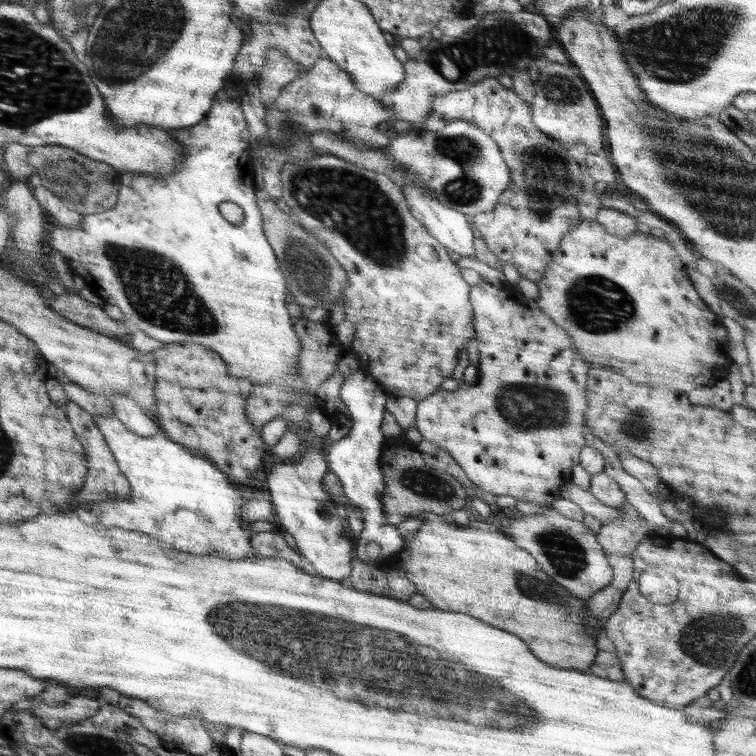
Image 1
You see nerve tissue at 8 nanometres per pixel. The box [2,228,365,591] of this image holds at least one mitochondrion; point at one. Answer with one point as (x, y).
(159, 291)

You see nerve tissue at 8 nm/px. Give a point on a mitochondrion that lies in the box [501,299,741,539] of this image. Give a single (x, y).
(637, 426)

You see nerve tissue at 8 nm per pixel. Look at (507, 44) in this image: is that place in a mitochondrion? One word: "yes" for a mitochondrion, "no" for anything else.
yes

